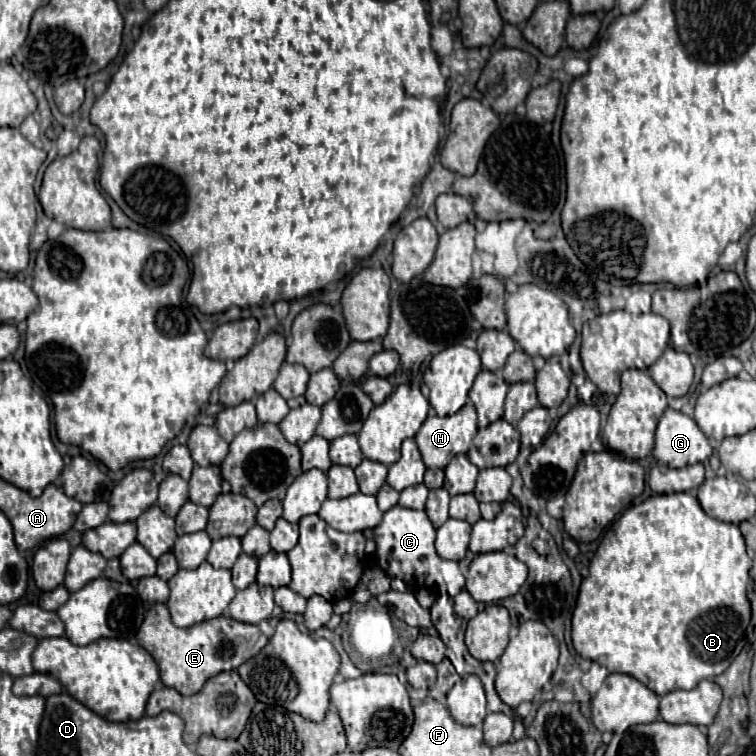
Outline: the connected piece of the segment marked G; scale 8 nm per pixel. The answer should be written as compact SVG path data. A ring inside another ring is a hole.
M667 408L657 424L653 456L669 468L685 468L711 456L707 436L691 416Z

